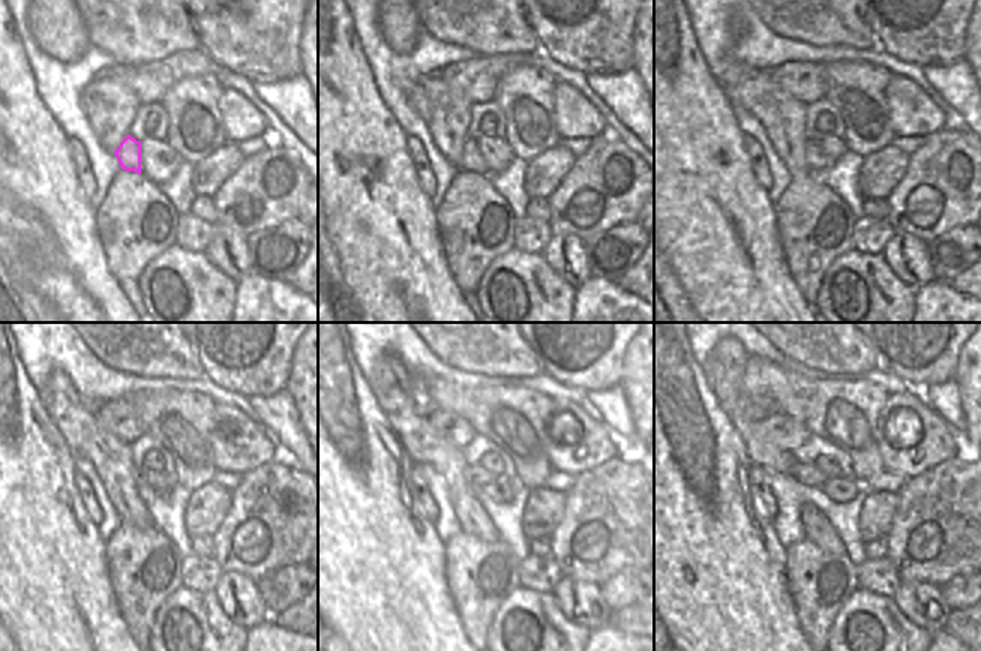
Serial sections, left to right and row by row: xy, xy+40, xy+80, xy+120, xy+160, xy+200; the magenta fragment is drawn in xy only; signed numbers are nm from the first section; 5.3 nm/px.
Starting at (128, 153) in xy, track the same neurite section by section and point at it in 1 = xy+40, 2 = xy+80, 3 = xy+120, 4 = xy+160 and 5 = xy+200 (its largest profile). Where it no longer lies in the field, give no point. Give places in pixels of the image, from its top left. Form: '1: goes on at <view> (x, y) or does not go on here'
1: goes on at xy+40 (473, 161)
2: goes on at xy+80 (816, 161)
3: goes on at xy+120 (147, 494)
4: goes on at xy+160 (501, 489)
5: goes on at xy+200 (839, 489)

